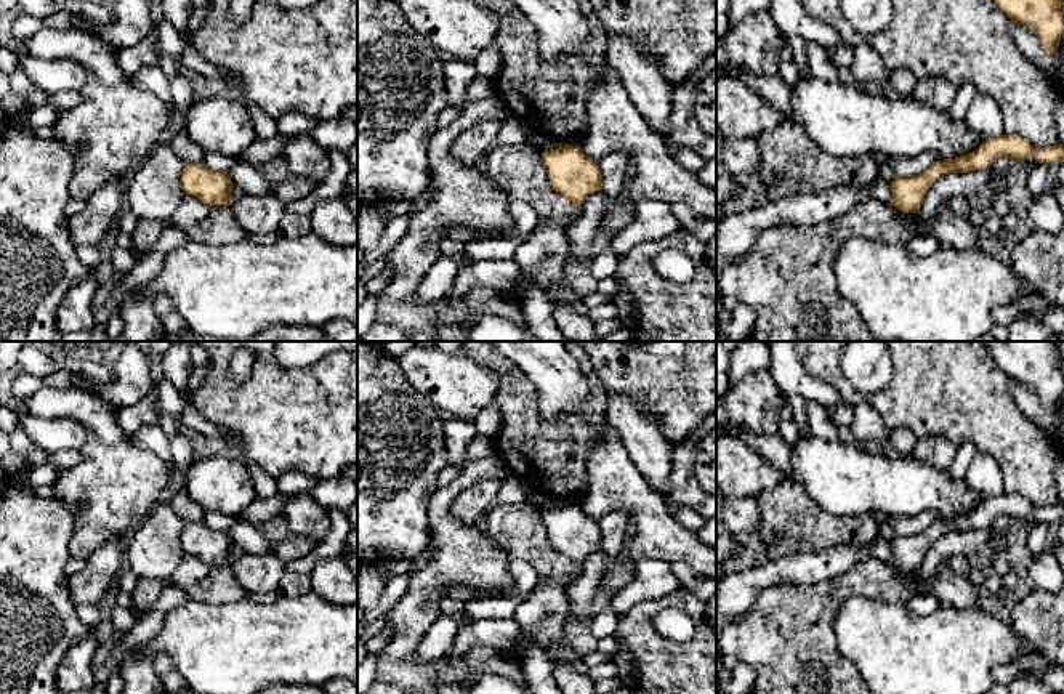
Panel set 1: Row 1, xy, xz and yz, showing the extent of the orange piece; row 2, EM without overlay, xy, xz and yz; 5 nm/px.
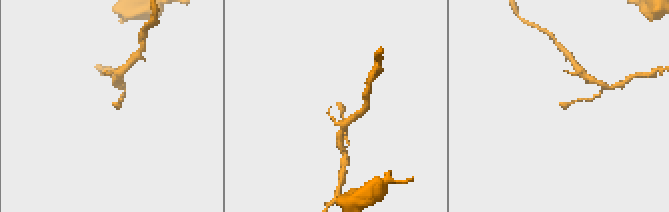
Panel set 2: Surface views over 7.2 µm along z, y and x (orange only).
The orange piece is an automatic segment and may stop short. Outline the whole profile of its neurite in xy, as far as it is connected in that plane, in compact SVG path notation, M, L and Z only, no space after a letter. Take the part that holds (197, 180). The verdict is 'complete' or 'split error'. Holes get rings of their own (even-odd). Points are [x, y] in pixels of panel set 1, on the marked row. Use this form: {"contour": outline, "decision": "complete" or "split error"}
{"contour": "M204 163L184 165L181 171L184 194L194 196L210 205L232 205L234 183L228 173L215 171Z", "decision": "complete"}

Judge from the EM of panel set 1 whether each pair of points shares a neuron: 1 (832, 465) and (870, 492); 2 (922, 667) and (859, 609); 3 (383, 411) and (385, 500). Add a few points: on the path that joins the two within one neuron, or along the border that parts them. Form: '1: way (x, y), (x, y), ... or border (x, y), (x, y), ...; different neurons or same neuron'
1: way (842, 475), (846, 480), (858, 480), (861, 483); same neuron
2: way (906, 656), (875, 625); same neuron
3: way (383, 433), (383, 478); same neuron

